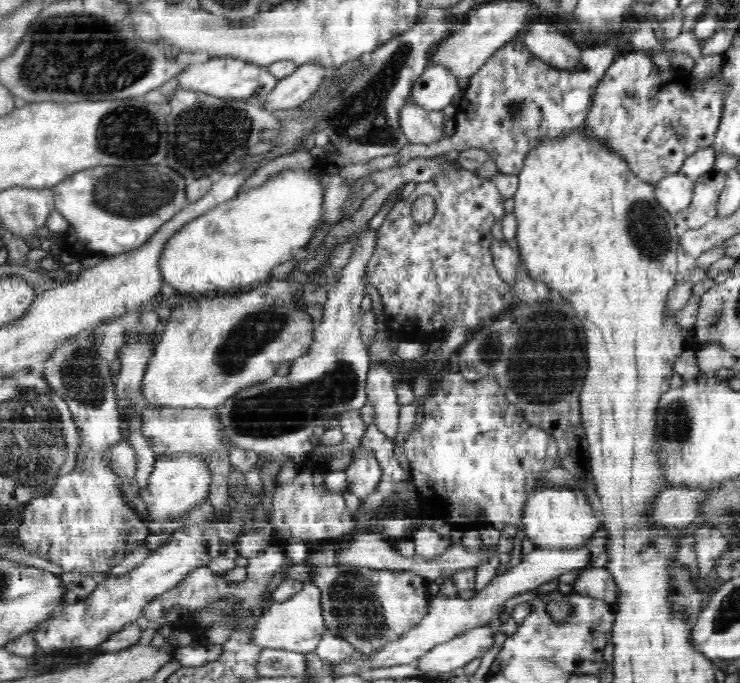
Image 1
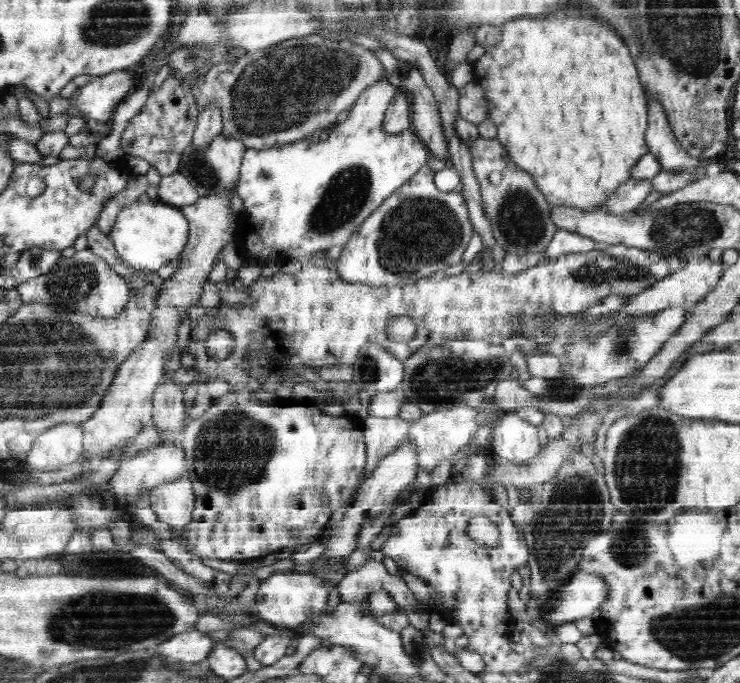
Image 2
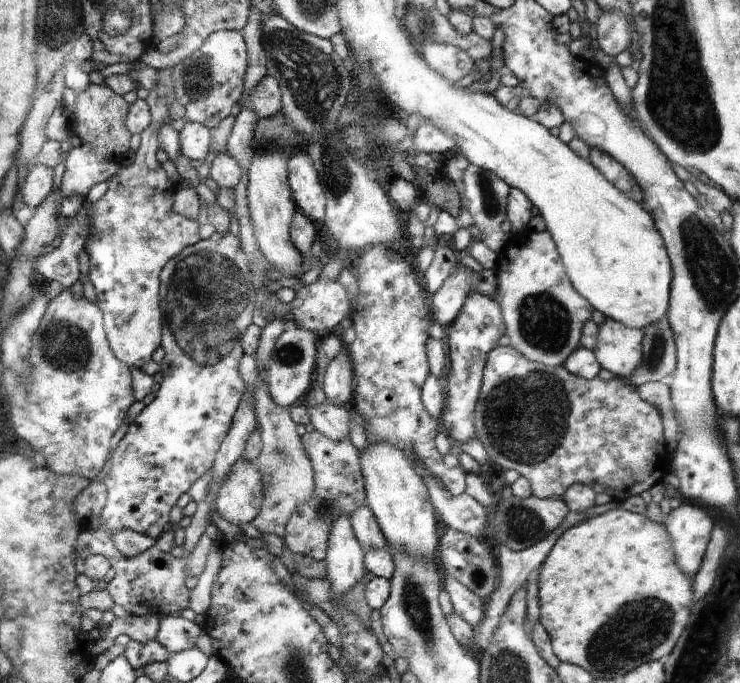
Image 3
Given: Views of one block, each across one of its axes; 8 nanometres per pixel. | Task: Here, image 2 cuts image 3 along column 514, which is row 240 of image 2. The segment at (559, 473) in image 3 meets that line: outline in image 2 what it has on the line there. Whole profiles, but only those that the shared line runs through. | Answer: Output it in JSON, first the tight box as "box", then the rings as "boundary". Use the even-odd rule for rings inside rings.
{"box":[337,165,475,286],"boundary":[[[424,165],[358,226],[337,259],[341,280],[348,284],[406,286],[430,278],[430,272],[448,270],[462,260],[475,232],[469,210],[461,191],[438,190],[434,175]]]}

